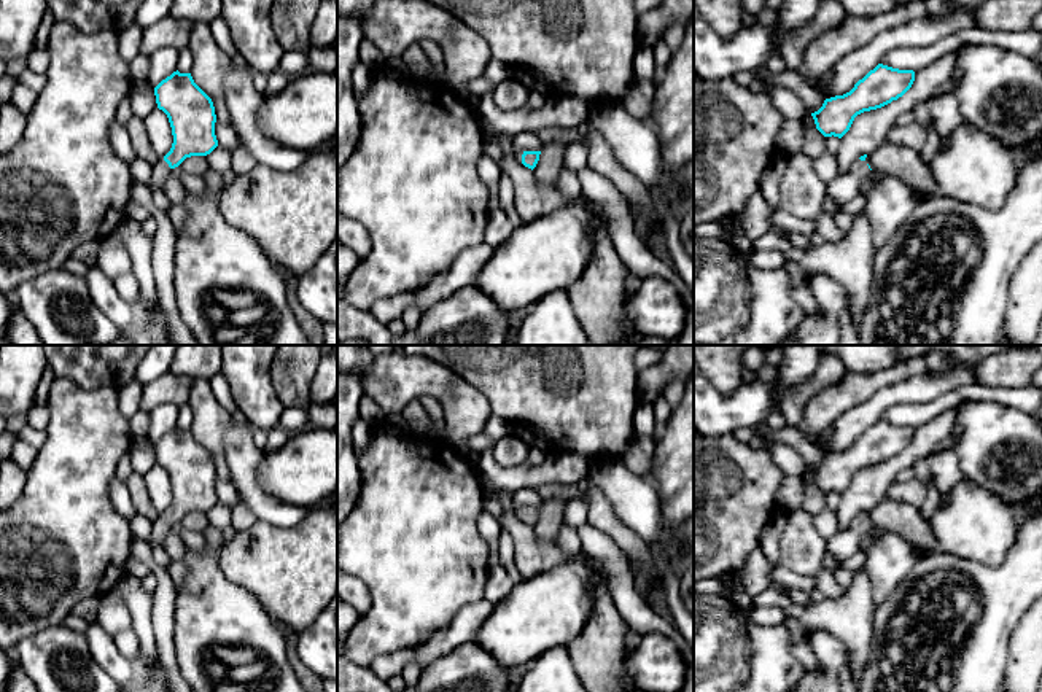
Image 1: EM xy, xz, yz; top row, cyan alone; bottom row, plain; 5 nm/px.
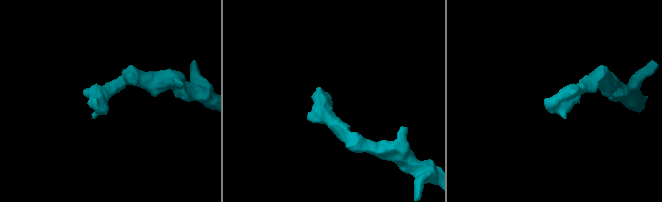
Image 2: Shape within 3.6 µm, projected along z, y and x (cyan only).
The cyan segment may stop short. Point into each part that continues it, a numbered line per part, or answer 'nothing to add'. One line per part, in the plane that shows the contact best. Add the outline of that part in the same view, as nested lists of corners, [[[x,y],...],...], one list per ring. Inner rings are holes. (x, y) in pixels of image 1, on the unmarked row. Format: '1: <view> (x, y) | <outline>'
1: xy (161, 527) | [[[164,515],[153,520],[151,538],[153,542],[164,542],[165,535],[170,531],[170,523]]]

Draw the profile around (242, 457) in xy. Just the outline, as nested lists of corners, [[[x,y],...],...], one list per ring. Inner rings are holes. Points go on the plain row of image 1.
[[[240,410],[229,414],[224,455],[231,482],[258,520],[280,528],[293,528],[304,520],[309,509],[280,501],[261,487],[259,465],[264,452],[255,445],[253,426]]]

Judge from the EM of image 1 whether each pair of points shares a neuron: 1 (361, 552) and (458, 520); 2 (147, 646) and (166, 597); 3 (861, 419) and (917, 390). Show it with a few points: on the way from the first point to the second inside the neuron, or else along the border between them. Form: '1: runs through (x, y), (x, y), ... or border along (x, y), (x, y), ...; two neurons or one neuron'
1: runs through (385, 541), (406, 538), (423, 520), (435, 520); one neuron
2: border along (150, 598), (150, 619), (159, 662); two neurons
3: runs through (875, 406), (888, 396), (902, 393); one neuron

